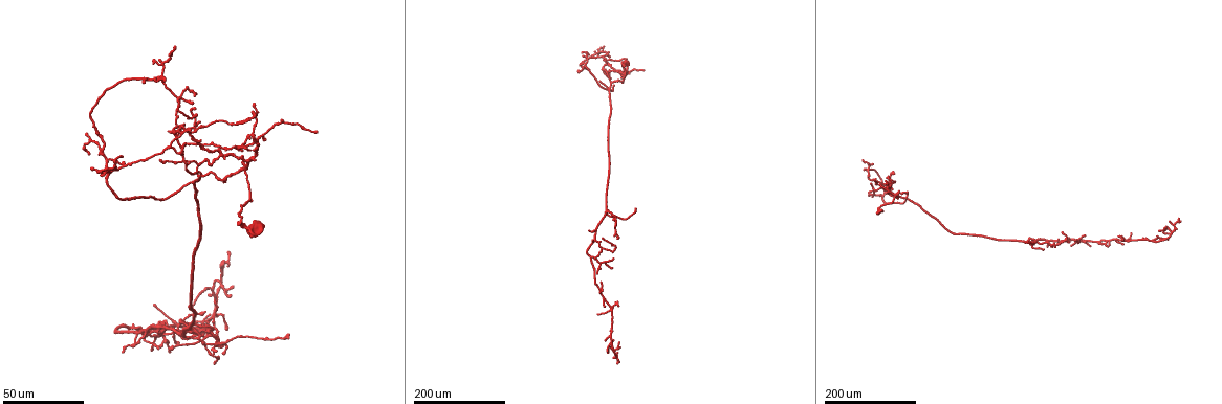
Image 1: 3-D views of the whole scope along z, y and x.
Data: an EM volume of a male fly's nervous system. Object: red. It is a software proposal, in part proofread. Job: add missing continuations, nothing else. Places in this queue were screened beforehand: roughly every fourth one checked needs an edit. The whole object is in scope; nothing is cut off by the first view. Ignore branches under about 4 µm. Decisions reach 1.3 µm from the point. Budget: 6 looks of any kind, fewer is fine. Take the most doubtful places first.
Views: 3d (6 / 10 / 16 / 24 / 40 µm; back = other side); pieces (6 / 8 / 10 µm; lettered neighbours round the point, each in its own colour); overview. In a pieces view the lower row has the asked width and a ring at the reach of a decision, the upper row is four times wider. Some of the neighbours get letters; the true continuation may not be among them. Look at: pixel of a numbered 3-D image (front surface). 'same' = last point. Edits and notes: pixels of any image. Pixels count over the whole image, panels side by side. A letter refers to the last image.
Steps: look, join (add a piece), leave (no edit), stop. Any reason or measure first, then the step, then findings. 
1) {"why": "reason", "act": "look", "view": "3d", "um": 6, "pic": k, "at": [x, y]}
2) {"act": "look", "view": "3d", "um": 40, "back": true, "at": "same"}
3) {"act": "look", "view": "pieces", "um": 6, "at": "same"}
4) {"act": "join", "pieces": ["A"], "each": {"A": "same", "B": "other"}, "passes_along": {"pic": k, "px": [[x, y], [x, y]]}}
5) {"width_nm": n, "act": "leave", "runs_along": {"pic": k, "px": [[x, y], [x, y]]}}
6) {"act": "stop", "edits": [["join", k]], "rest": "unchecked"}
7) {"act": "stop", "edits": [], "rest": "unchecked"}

{"why": "free end", "act": "look", "view": "3d", "um": 40, "pic": 1, "at": [615, 71]}

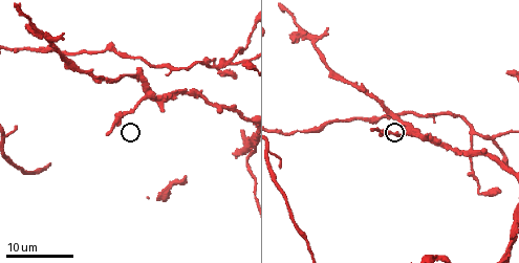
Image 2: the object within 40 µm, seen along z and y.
{"act": "look", "view": "pieces", "um": 6, "pic": 2, "at": [109, 133]}

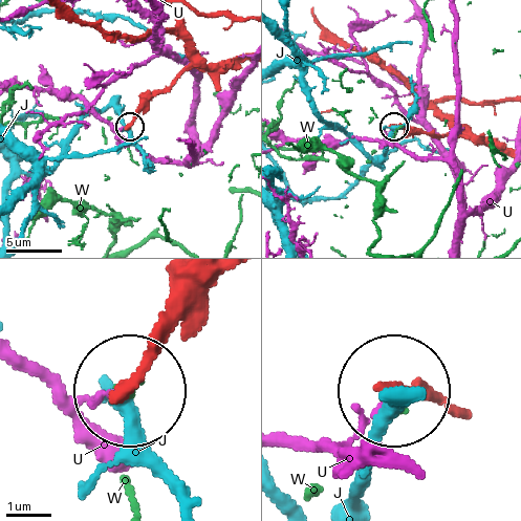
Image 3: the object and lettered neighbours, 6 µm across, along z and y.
{"act": "leave", "each": {"J": "other", "U": "other", "W": "other"}, "runs_along": {"pic": 3, "px": [[242, 61], [186, 69], [140, 110], [130, 126]]}, "found": "no lettered piece goes on from it"}

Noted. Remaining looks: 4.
{"why": "free end", "act": "look", "view": "3d", "um": 40, "pic": 1, "at": [903, 195]}

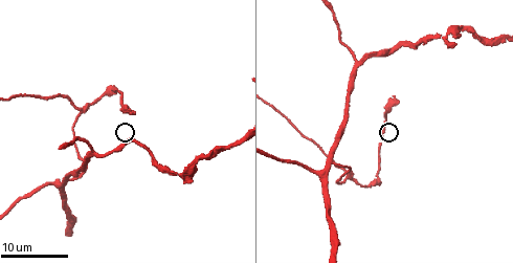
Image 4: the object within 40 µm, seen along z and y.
{"act": "look", "view": "3d", "um": 6, "pic": 4, "at": [129, 110]}

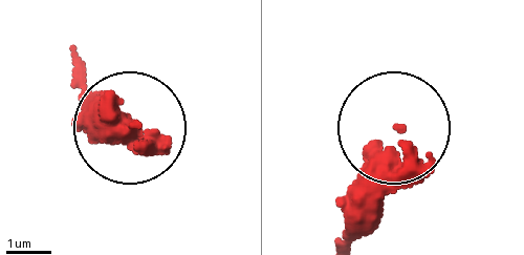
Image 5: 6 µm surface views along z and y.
{"why": "what lies round it", "act": "look", "view": "pieces", "um": 8, "pic": 5, "at": [402, 127]}

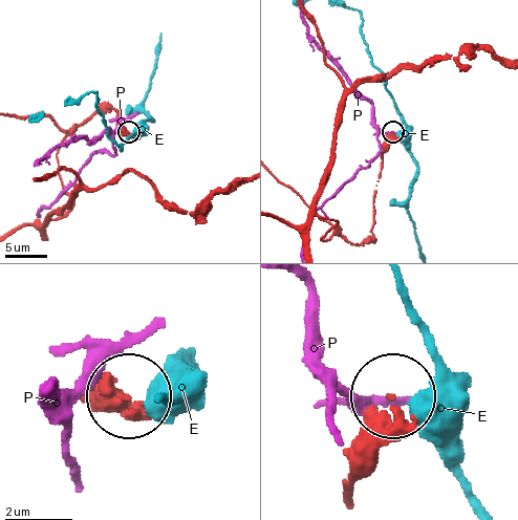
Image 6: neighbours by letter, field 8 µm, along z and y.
{"act": "leave", "each": {"E": "other", "P": "other"}, "runs_along": {"pic": 6, "px": [[350, 506], [369, 413], [389, 396]]}, "found": "none of them fits"}

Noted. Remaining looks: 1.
{"act": "stop", "edits": [], "rest": "unchecked"}

